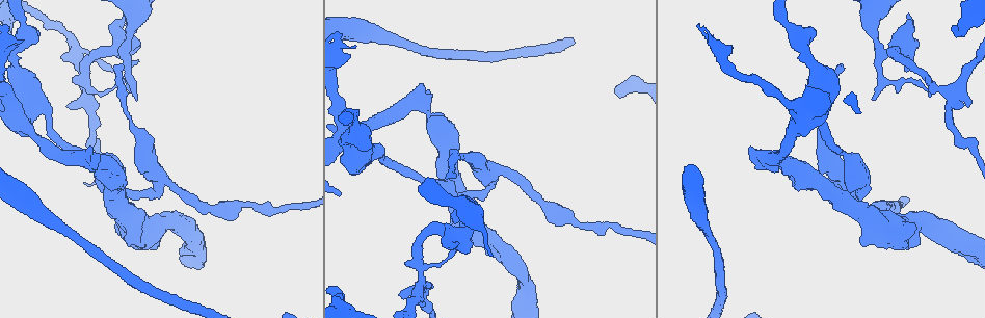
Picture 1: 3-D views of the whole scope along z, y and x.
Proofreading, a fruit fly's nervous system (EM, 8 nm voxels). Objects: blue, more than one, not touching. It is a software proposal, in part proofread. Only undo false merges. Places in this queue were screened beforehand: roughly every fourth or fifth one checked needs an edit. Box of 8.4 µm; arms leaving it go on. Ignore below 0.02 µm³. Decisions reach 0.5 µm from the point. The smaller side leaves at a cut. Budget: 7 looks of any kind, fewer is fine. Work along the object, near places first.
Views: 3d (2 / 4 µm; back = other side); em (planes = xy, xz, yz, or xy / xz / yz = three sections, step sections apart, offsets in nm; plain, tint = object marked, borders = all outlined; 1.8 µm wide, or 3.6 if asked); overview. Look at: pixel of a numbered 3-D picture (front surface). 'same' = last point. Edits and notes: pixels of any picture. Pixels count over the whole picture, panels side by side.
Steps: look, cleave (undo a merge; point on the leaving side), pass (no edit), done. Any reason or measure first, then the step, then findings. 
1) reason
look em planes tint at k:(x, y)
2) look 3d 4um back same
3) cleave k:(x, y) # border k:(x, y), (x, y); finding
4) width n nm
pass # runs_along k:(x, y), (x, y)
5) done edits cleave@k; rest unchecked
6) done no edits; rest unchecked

narrows sharply
look em xy step 4 borders at 1:(344, 144)

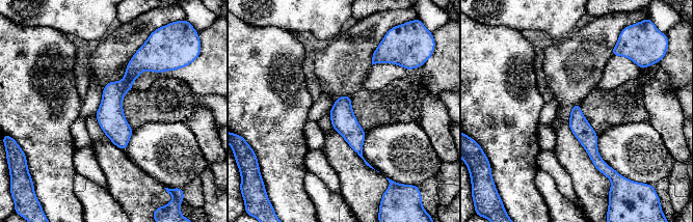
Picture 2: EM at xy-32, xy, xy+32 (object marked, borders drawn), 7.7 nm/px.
look em planes borders same

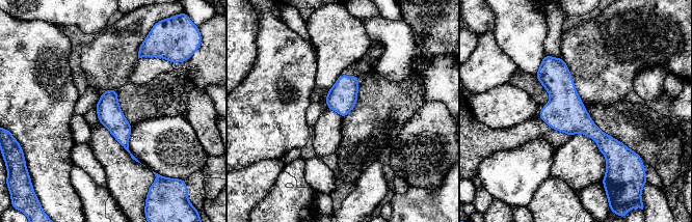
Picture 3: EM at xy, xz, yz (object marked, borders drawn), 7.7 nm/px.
width 190 nm
pass # runs_along 3:(547, 58), (608, 161); all the same neuron

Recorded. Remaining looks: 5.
calibre changes
look 3d 4um at 1:(24, 127)

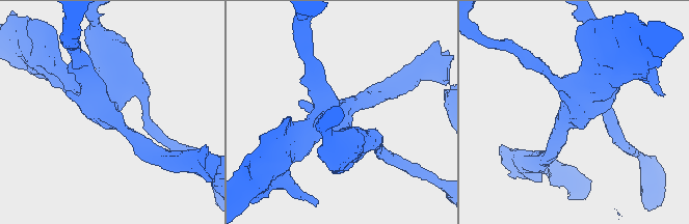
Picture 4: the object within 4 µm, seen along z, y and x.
arms 4
look em xz step 4 tint at 4:(576, 115)

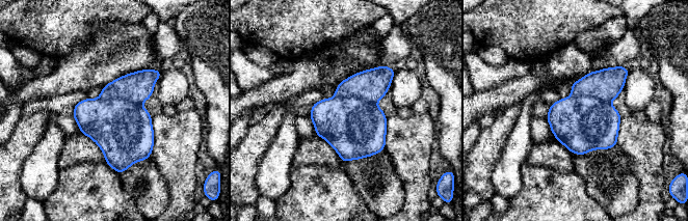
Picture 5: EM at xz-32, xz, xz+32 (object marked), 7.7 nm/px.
width 460 nm
cleave 5:(123, 130) # border 5:(99, 98), (125, 99), (140, 104); a second neuron is stuck on

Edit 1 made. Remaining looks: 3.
see it whole again
look overview

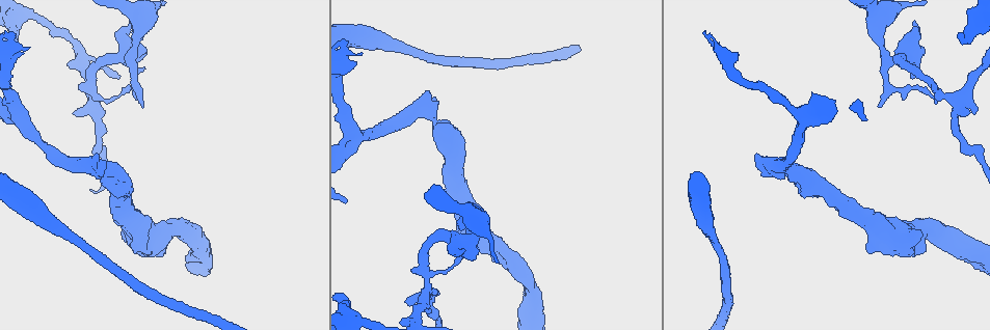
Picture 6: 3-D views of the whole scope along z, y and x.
sharp bend
look em planes tint at 6:(951, 96)

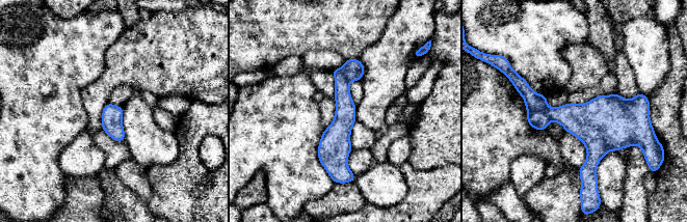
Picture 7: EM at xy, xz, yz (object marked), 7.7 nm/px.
width 160 nm
cleave 7:(537, 119) # two neurons meet here

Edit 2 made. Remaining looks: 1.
done edits cleave@5, cleave@7; rest unchecked

